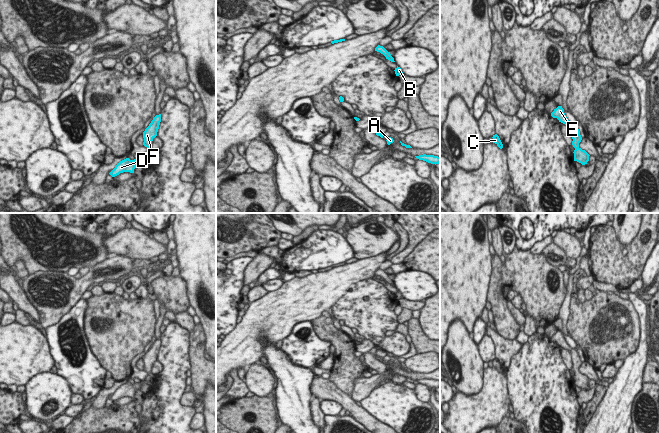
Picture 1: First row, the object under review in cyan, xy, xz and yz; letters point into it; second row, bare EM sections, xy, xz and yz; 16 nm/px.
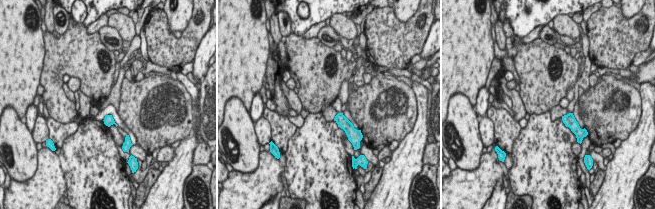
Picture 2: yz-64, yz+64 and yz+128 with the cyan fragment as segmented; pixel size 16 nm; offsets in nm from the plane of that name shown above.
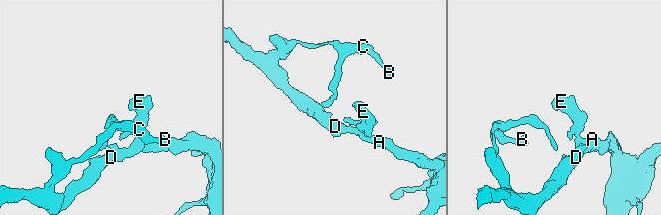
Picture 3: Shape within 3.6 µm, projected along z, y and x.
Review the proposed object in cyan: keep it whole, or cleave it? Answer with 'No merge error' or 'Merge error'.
No merge error.

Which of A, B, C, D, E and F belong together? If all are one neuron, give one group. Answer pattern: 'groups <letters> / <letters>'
groups A B C D E F

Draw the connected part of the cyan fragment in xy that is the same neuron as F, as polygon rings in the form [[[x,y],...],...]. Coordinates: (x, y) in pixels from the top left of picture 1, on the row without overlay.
[[[161,338],[156,339],[149,348],[149,350],[143,356],[143,362],[144,362],[143,369],[149,373],[143,381],[151,386],[155,384],[154,374],[151,372],[152,365],[157,360],[160,346],[161,346]]]

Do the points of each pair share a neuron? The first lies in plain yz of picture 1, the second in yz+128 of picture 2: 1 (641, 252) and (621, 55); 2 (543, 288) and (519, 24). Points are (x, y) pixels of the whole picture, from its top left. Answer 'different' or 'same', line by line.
1: same
2: same

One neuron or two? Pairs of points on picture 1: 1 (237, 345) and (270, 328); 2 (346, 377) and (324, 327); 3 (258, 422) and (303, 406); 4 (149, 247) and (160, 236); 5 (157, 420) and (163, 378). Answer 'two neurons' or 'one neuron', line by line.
1: one neuron
2: one neuron
3: two neurons
4: two neurons
5: one neuron

